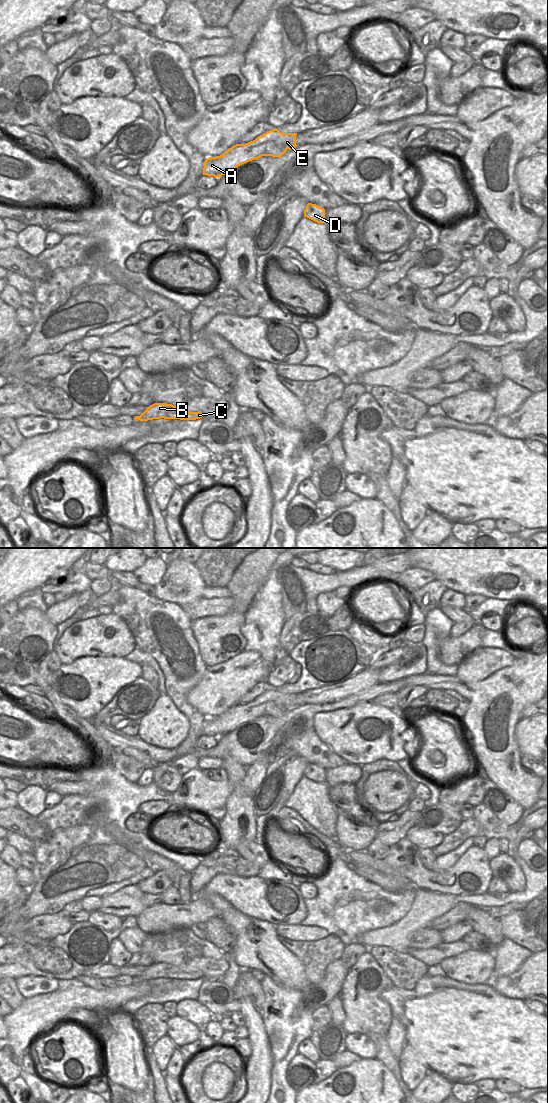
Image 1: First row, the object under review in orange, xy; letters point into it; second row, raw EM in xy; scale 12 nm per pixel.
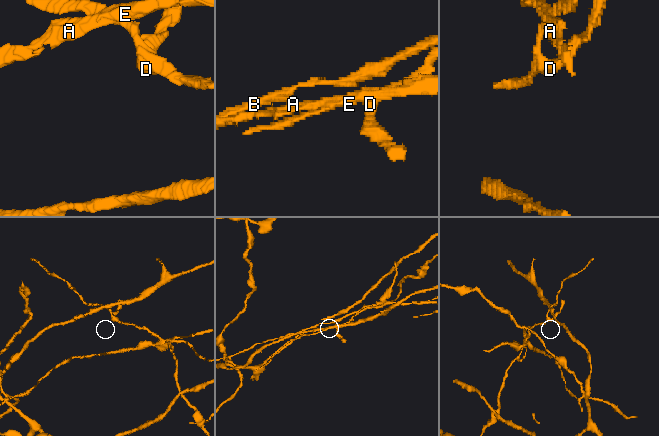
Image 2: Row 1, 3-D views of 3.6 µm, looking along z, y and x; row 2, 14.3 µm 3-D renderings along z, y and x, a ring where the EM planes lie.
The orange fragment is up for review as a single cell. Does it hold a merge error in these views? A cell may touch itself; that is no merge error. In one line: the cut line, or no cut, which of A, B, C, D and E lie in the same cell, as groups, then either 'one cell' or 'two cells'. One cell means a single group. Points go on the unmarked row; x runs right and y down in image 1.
cut xy (286, 710), (270, 705), (266, 715); groups A E / B C D; two cells

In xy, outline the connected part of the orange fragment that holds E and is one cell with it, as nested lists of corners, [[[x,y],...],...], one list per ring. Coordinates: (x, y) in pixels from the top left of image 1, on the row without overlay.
[[[272,689],[246,704],[236,704],[220,716],[207,718],[203,735],[218,738],[226,735],[244,723],[267,716],[270,705],[286,710],[294,708],[297,706],[296,696],[297,693],[282,693],[278,689]]]

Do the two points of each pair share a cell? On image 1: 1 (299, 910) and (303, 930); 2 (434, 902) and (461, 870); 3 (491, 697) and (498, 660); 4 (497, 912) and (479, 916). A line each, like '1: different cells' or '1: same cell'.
1: different cells
2: different cells
3: different cells
4: different cells

